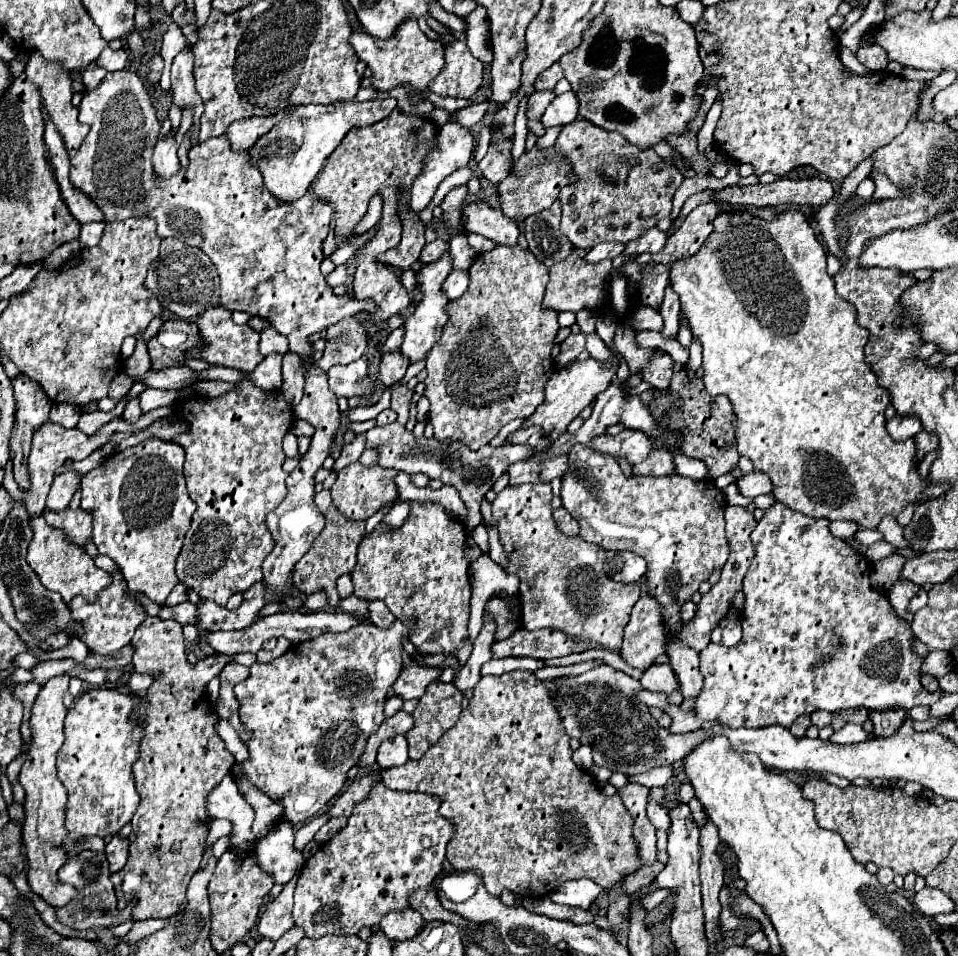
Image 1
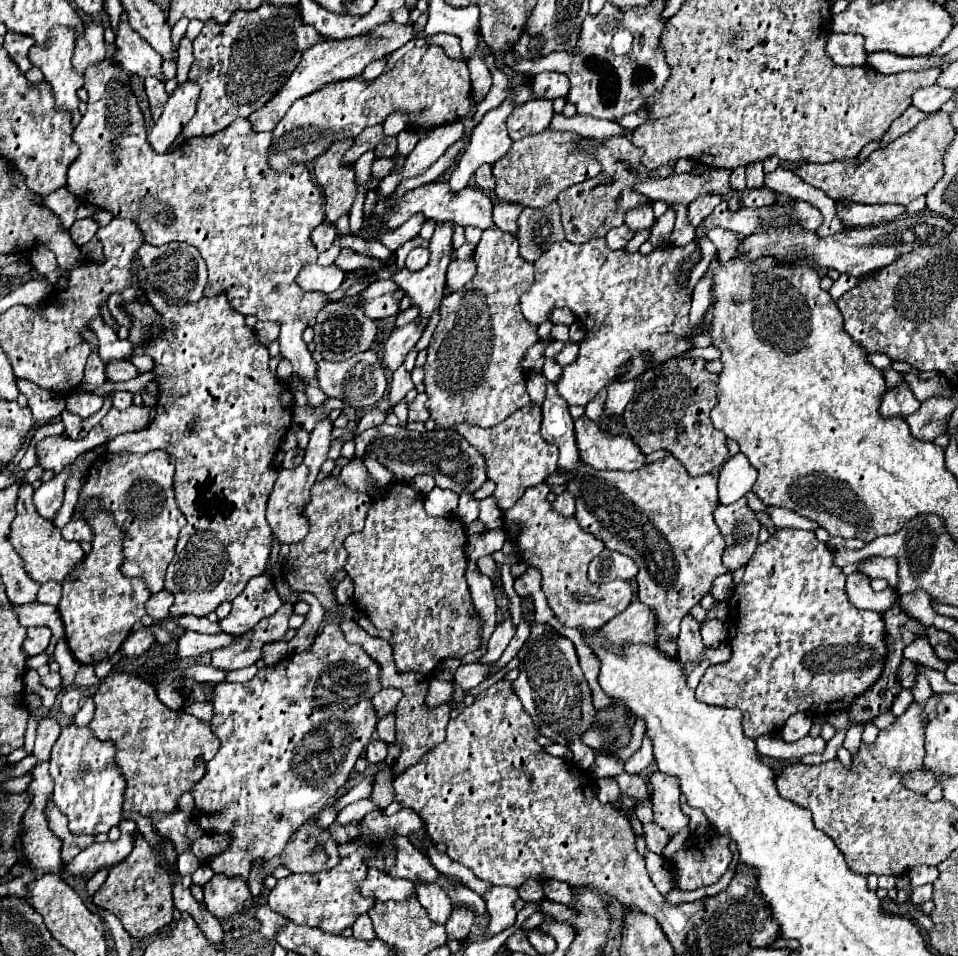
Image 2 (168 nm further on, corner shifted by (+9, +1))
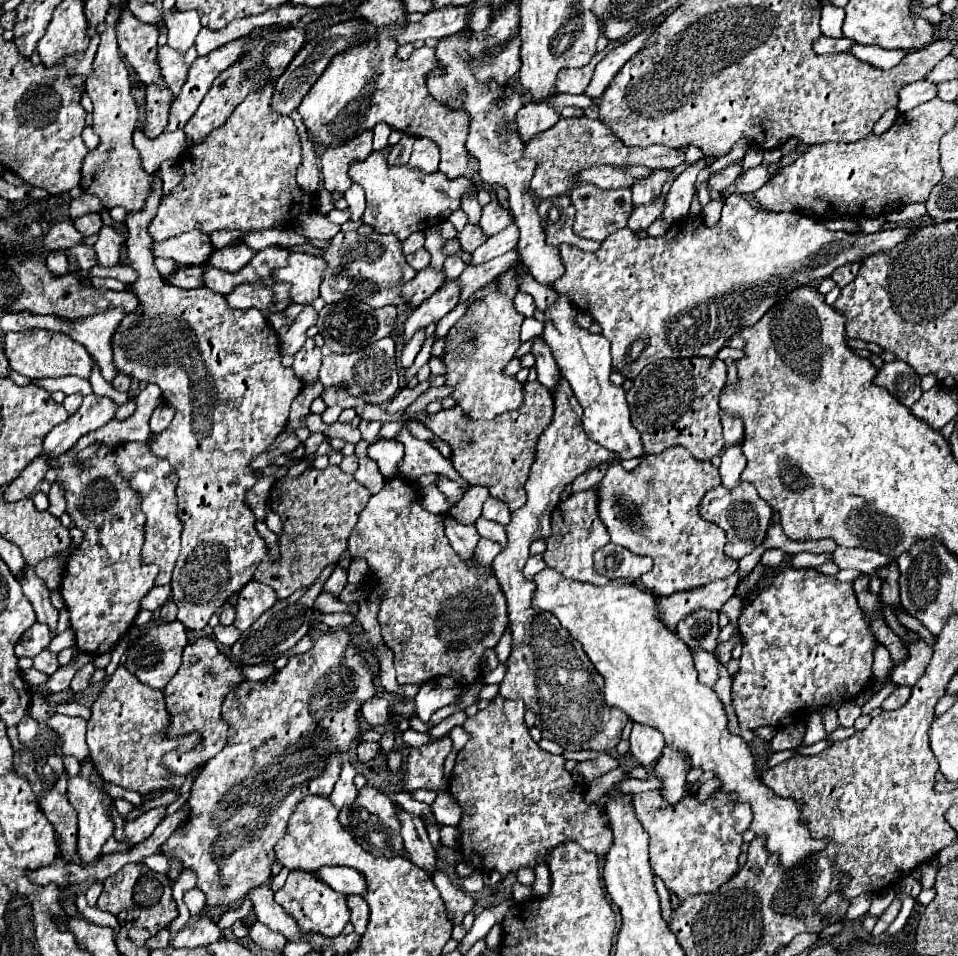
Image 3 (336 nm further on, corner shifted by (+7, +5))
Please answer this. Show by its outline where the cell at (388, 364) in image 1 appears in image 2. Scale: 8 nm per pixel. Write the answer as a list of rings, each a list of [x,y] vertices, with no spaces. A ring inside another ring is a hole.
[[[409,322],[405,326],[399,326],[391,332],[391,336],[385,342],[385,352],[383,352],[383,362],[389,370],[397,370],[403,362],[407,352],[417,344],[421,338],[423,330],[419,330],[419,322]]]

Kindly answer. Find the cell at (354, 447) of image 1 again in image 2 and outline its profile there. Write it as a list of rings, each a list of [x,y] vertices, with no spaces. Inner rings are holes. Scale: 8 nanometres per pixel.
[[[373,408],[369,414],[365,414],[365,416],[359,420],[359,426],[357,426],[355,434],[363,432],[363,430],[367,430],[367,428],[373,428],[373,426],[379,426],[379,424],[383,424],[383,422],[385,422],[385,418],[387,418],[387,414],[389,414],[387,410]]]

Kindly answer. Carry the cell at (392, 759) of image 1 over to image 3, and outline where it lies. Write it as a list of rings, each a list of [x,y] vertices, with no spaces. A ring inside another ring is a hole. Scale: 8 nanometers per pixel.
[[[361,742],[359,746],[357,746],[357,758],[361,760],[361,762],[367,762],[367,760],[371,760],[371,758],[375,758],[377,754],[379,754],[379,744],[377,742]]]

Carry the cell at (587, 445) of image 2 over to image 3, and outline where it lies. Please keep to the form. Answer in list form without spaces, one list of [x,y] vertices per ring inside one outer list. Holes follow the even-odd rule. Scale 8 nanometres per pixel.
[[[561,378],[561,386],[557,386],[557,394],[555,394],[555,416],[539,438],[537,458],[535,458],[535,464],[531,466],[529,480],[525,486],[527,502],[525,502],[525,506],[521,506],[519,510],[515,510],[511,514],[511,522],[505,526],[507,544],[497,554],[497,558],[493,560],[495,576],[497,576],[501,590],[507,598],[507,612],[509,612],[511,630],[513,630],[513,650],[511,650],[511,656],[507,660],[507,674],[501,682],[499,694],[503,698],[509,698],[509,700],[511,698],[523,700],[525,706],[535,712],[535,716],[537,716],[535,726],[541,730],[543,738],[557,742],[565,750],[589,750],[591,748],[591,750],[599,750],[599,752],[611,752],[617,746],[617,742],[621,740],[621,730],[627,724],[629,716],[623,710],[605,704],[605,700],[603,700],[603,678],[601,678],[601,674],[597,674],[593,664],[587,660],[587,654],[583,652],[581,644],[575,642],[575,638],[559,622],[537,622],[537,608],[533,606],[535,584],[525,580],[525,576],[523,576],[523,566],[529,558],[529,544],[533,540],[547,538],[551,534],[549,514],[551,514],[553,506],[557,506],[559,494],[563,492],[563,488],[589,468],[595,468],[595,466],[605,464],[605,462],[619,462],[621,460],[619,454],[605,450],[603,446],[597,446],[597,442],[587,438],[587,434],[583,432],[583,426],[581,426],[581,416],[583,416],[581,404],[577,402],[569,382],[565,382],[565,378]]]

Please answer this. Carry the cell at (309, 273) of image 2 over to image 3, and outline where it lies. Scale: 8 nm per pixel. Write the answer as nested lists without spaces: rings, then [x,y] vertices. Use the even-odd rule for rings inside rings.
[[[293,252],[289,256],[289,264],[277,270],[277,278],[281,282],[289,282],[293,286],[293,302],[297,304],[313,304],[319,298],[319,286],[323,282],[327,262],[319,256]]]

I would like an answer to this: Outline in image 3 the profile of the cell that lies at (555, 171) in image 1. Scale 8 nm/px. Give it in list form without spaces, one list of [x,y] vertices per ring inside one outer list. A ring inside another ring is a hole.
[[[587,116],[561,118],[553,128],[535,134],[523,146],[523,158],[535,158],[537,168],[531,178],[531,192],[539,200],[555,198],[567,194],[577,184],[577,174],[589,166],[645,166],[651,170],[675,168],[683,164],[685,154],[667,146],[649,146],[645,150],[629,150],[601,120],[591,120]]]

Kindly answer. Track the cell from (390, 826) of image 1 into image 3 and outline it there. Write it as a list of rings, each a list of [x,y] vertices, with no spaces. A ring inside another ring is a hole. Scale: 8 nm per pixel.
[[[301,870],[291,872],[287,876],[285,886],[275,892],[275,902],[279,906],[283,906],[283,910],[299,922],[301,930],[305,930],[305,932],[321,932],[325,936],[341,934],[343,928],[349,922],[349,916],[351,916],[351,908],[347,906],[345,894],[339,894],[339,892],[331,890],[315,874],[307,874],[307,872],[301,872]]]

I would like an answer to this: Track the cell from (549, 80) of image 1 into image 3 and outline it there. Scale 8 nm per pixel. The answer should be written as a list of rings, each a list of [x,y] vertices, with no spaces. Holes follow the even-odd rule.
[[[639,27],[632,28],[624,37],[618,40],[609,40],[607,47],[601,52],[596,52],[585,68],[567,68],[567,70],[559,70],[557,80],[555,80],[557,92],[561,90],[561,92],[565,92],[565,94],[583,94],[583,90],[587,88],[587,84],[589,84],[591,78],[593,78],[593,70],[595,70],[597,64],[611,50],[635,36],[638,28]]]

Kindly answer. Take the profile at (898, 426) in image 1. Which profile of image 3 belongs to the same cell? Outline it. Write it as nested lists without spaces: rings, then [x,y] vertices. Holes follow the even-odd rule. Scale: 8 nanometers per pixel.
[[[903,360],[887,362],[879,370],[879,374],[875,376],[873,382],[887,388],[889,394],[893,394],[907,408],[913,406],[923,394],[923,390],[919,388],[921,376],[909,364],[905,364]]]

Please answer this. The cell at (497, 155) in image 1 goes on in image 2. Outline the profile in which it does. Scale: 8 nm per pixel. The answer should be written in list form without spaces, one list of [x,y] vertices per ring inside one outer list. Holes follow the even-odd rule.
[[[479,166],[479,170],[475,172],[475,182],[481,190],[493,190],[495,188],[495,176],[493,176],[493,166]]]

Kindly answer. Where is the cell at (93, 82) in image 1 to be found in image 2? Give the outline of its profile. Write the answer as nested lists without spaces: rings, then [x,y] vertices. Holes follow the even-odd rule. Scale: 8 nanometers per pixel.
[[[91,22],[83,30],[83,38],[77,38],[75,54],[73,54],[73,64],[75,70],[85,72],[87,66],[95,64],[99,58],[107,54],[107,44],[103,40],[103,26],[97,22]]]

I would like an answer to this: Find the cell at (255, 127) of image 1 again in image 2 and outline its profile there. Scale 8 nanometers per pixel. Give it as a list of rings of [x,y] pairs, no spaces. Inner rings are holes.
[[[383,22],[379,26],[375,26],[375,30],[371,30],[371,34],[363,34],[363,38],[349,38],[349,40],[333,40],[333,38],[323,38],[323,42],[317,42],[315,46],[311,46],[311,50],[303,52],[303,58],[299,62],[299,66],[293,70],[291,78],[283,84],[283,88],[275,94],[275,98],[271,98],[271,102],[267,102],[261,110],[255,110],[249,120],[253,124],[255,132],[267,132],[273,130],[279,120],[287,114],[287,110],[291,108],[291,104],[315,90],[319,90],[321,86],[329,84],[329,82],[337,82],[337,80],[347,80],[347,78],[355,78],[361,76],[361,72],[365,70],[367,64],[381,60],[385,56],[391,56],[395,50],[399,50],[401,46],[405,46],[407,42],[415,40],[419,34],[415,32],[413,24],[397,24],[397,22]]]

